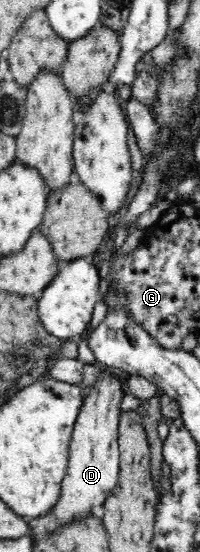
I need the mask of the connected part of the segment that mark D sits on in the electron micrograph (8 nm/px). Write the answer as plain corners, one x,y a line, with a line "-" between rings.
94,363
98,367
98,376
92,385
87,387
83,392
82,409
75,419
73,430
71,433
71,440
68,450
68,463
64,479
61,483
61,494
52,508
52,512
40,519
28,519
30,529
34,529
34,535
42,536
44,531
49,532
57,528
64,522
71,522
80,513
90,513
94,505
103,505
106,496
109,495
110,490
115,488
118,483
119,474
119,417
123,413
121,409
122,398
124,397
124,388
122,388
122,381
110,373
106,366
100,363

